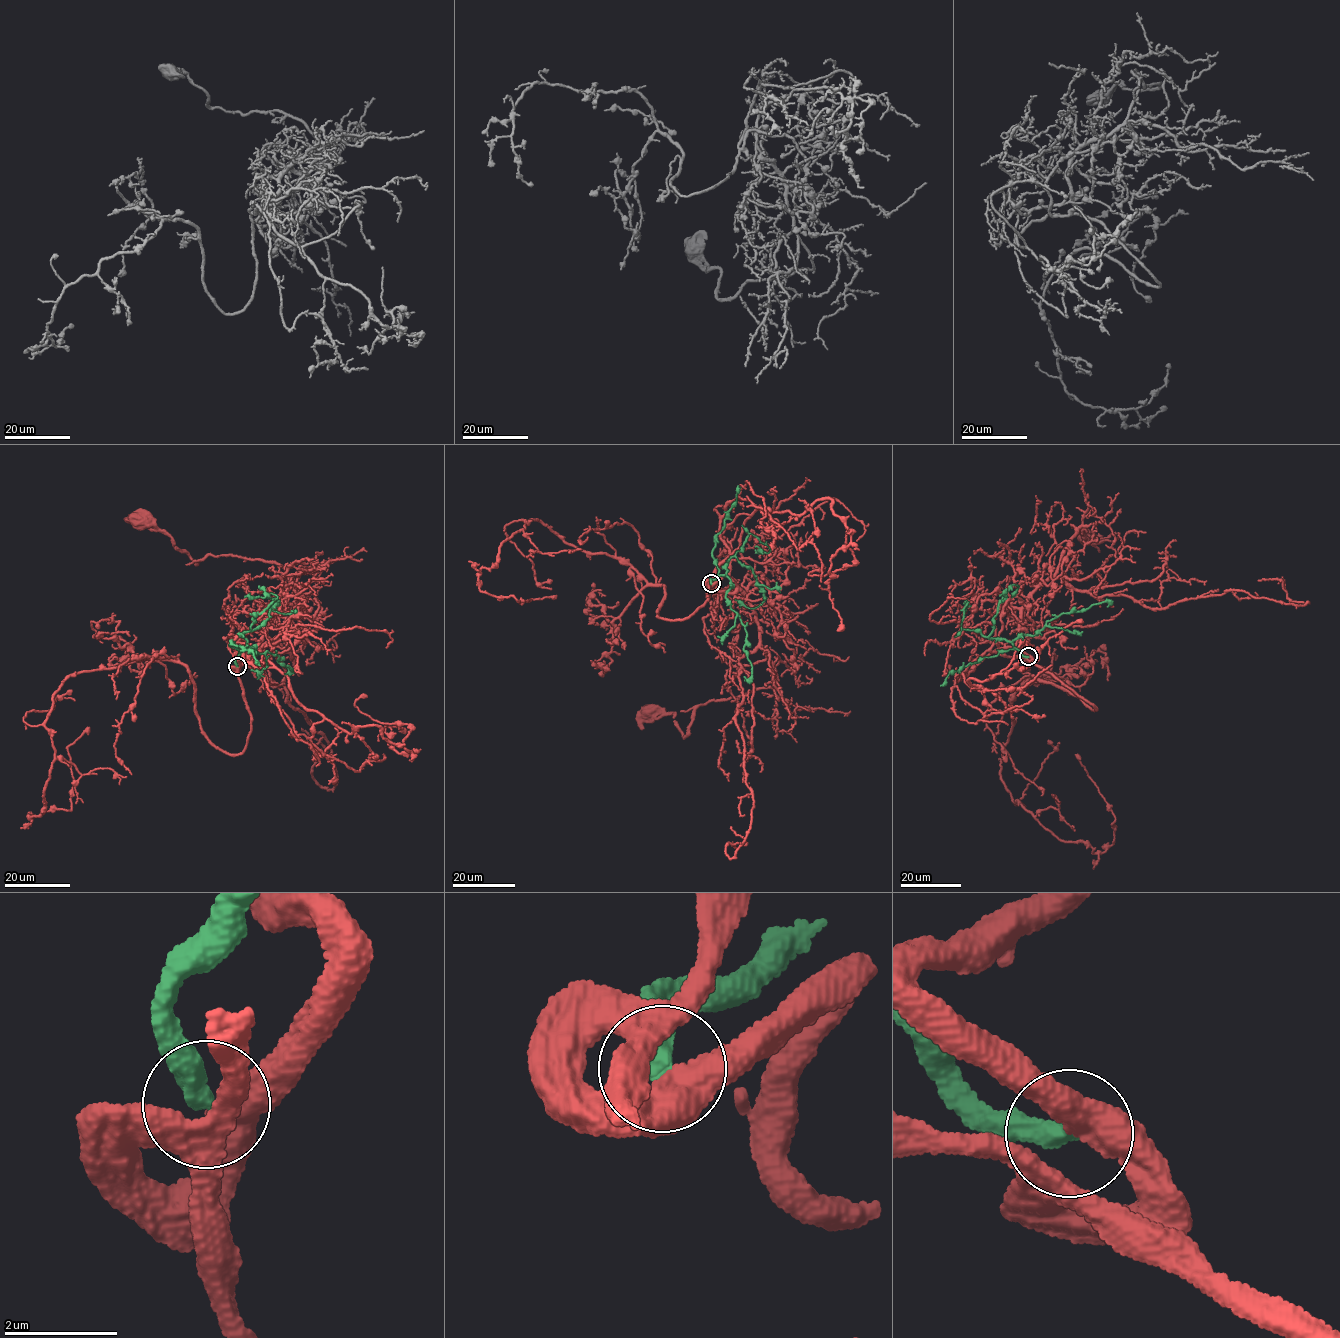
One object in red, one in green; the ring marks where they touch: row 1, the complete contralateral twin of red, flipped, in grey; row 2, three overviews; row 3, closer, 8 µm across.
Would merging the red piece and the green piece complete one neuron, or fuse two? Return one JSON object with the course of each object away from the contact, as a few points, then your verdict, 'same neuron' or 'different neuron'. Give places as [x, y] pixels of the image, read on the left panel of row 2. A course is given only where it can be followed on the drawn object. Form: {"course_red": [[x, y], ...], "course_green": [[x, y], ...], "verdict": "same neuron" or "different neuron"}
{"course_red": [[238, 666], [292, 593], [287, 572], [231, 555], [205, 555], [196, 564], [137, 516]], "course_green": [[237, 666], [236, 660], [248, 647], [254, 648], [253, 654], [278, 655], [278, 662], [292, 670], [283, 664]], "verdict": "different neuron"}

